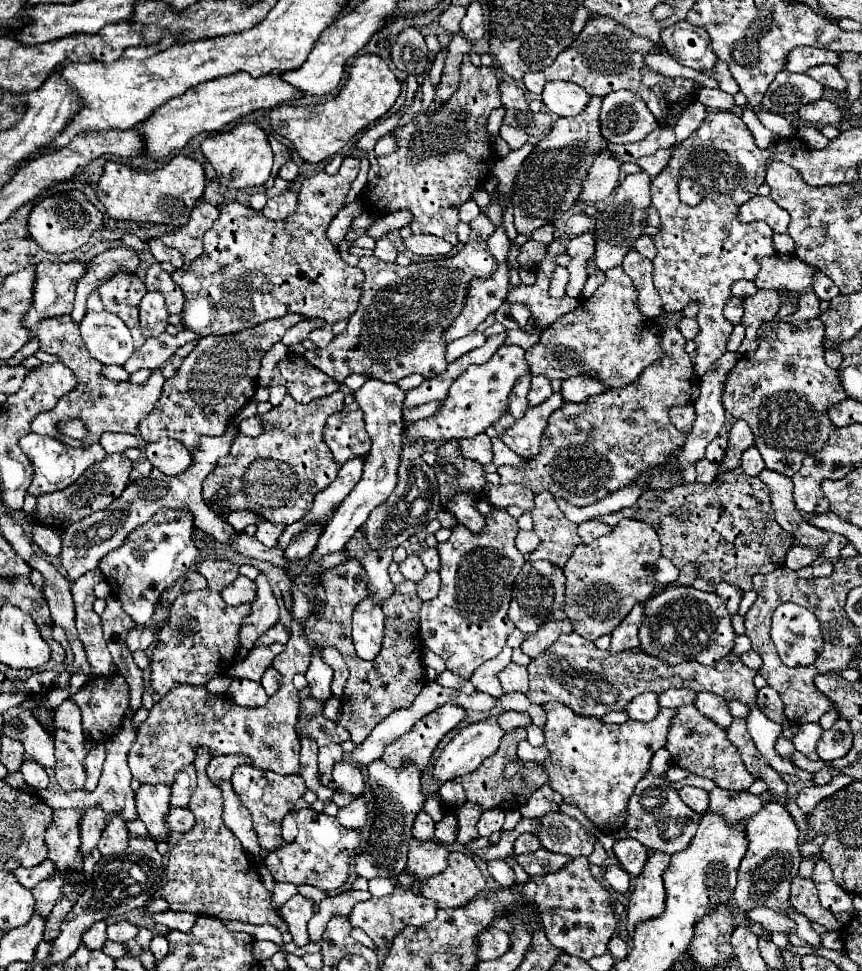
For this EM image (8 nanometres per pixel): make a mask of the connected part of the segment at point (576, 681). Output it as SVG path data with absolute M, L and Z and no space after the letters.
M568 633L558 637L550 649L546 649L538 659L532 659L528 665L530 673L530 689L526 697L530 703L544 705L546 701L558 701L570 707L578 715L590 715L590 717L602 717L608 711L624 711L626 705L640 693L644 691L654 691L662 693L670 687L690 687L694 691L710 691L716 693L724 699L736 699L746 705L750 705L750 713L746 717L748 733L754 739L756 749L766 757L772 769L778 773L788 773L796 775L800 781L812 781L814 773L808 773L804 769L798 769L792 765L788 759L782 759L774 751L774 743L778 735L782 733L782 727L778 723L771 721L758 709L756 705L756 687L754 687L754 677L756 671L748 669L740 657L734 653L722 657L716 665L700 665L698 661L688 661L676 667L666 665L664 661L656 657L648 657L642 653L642 649L632 649L632 651L622 651L618 655L610 655L606 651L596 649L592 641L586 641L578 633Z

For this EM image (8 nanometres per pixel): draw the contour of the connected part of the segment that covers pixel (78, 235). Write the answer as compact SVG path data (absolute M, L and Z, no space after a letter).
M70 191L70 193L60 193L46 197L40 201L28 219L28 231L30 237L50 253L68 253L76 251L82 247L96 229L102 227L102 213L80 193L80 191Z

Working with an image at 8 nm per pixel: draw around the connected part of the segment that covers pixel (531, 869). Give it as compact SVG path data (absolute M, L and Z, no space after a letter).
M538 849L536 853L518 855L516 861L528 875L544 875L544 873L554 873L554 871L562 869L570 861L570 857L550 853L546 849Z

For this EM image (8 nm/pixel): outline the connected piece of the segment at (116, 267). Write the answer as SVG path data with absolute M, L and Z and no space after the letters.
M116 247L96 255L88 263L88 271L80 277L76 289L76 301L70 317L80 323L86 315L86 299L92 291L96 291L102 283L106 283L114 273L134 273L140 265L140 257L136 251L126 247Z

